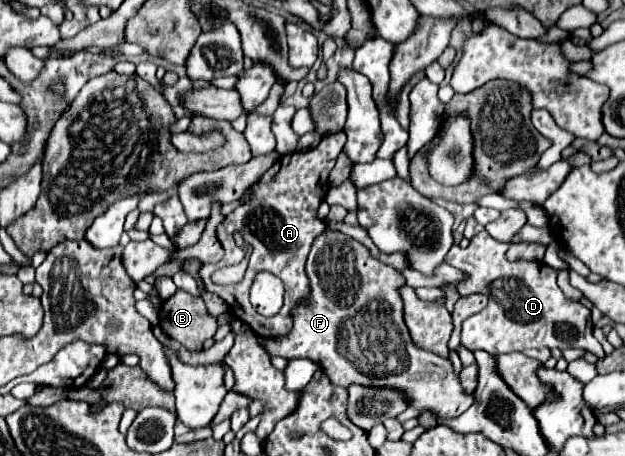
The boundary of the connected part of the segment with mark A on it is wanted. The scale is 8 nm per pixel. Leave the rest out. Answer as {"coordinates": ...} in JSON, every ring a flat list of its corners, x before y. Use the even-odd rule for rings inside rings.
{"coordinates":[[336,132,330,136,324,136,322,142,306,152,292,152,282,156,252,188,250,188,250,200,246,204,242,204,240,208,236,208,232,214,228,214,224,218,224,222,218,226,216,234,220,244,226,250,226,256,212,266,202,266,200,268,200,276,206,284,208,292,216,292,218,296,224,298,224,302,228,304,230,312,234,314,234,318,246,322,258,336,262,338,270,338,270,336,284,336,292,330,292,310,294,306,302,304,310,290,308,290,308,276,304,272,304,260,310,252,310,244,312,240,322,234,326,230,326,222,318,218,318,206,322,202,322,198,328,192,328,176,330,170,336,164,338,154,342,152,342,146,346,142,346,134,344,132],[240,230,242,240,246,246,252,248,250,254,250,262,248,262,248,270,246,276,238,282,238,284,214,284,212,282,212,272,230,264,238,264,240,260,246,258,246,252,238,248,234,234],[258,270,270,270,274,272,278,278,284,280,284,306,282,310,274,316,274,318,266,318,262,314,258,314,254,310,254,306,248,300,248,288,252,284,252,274]]}

